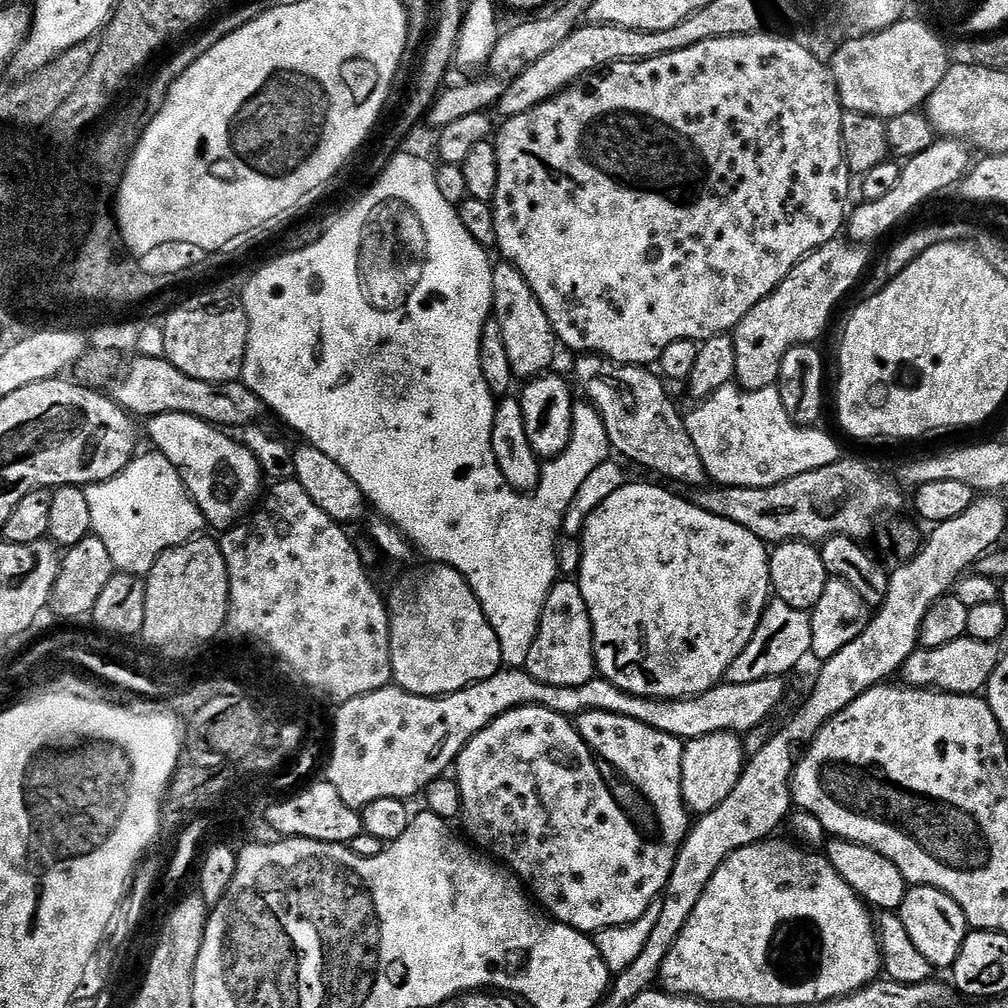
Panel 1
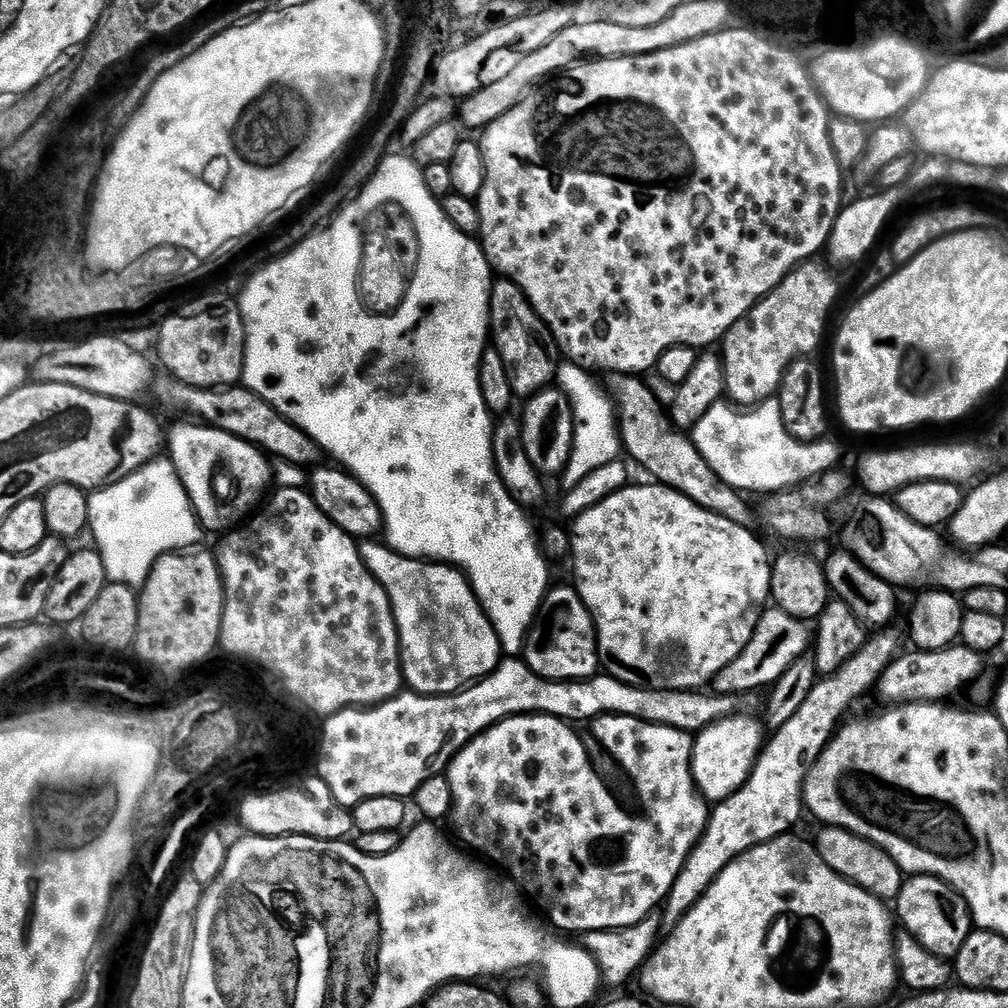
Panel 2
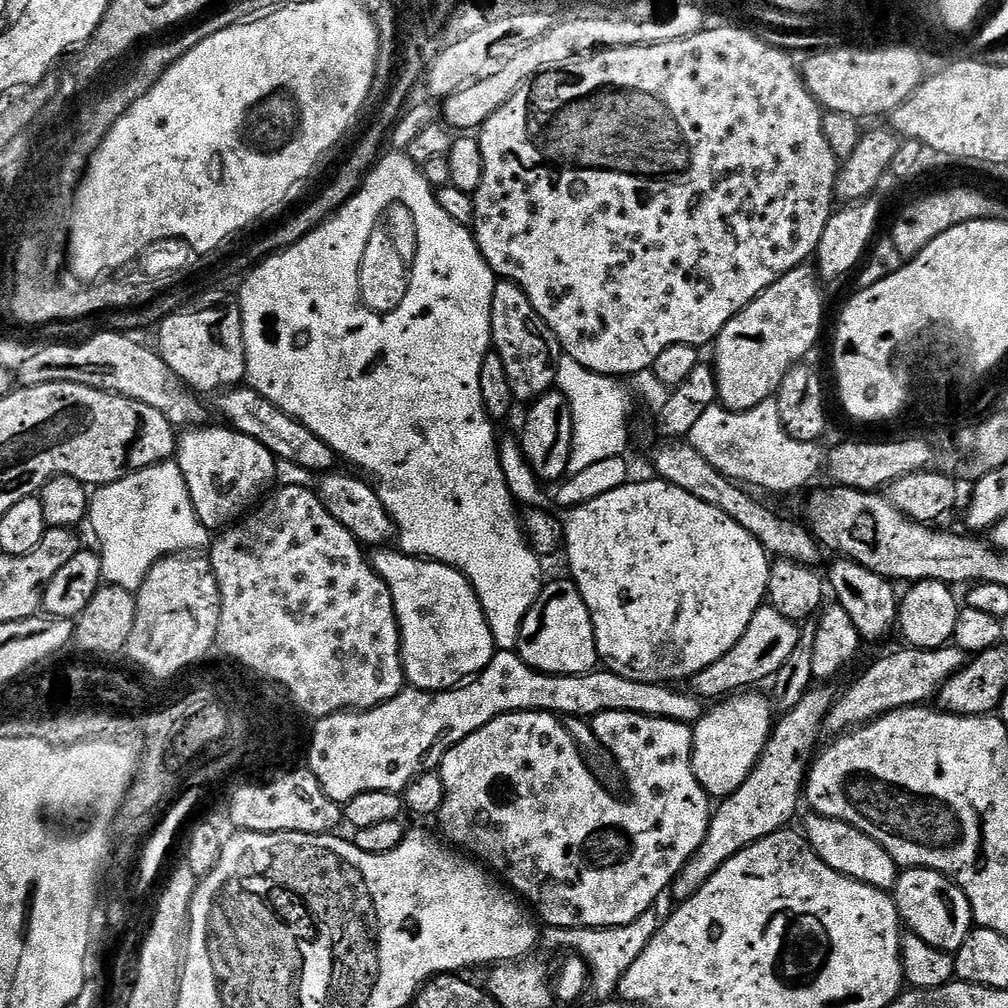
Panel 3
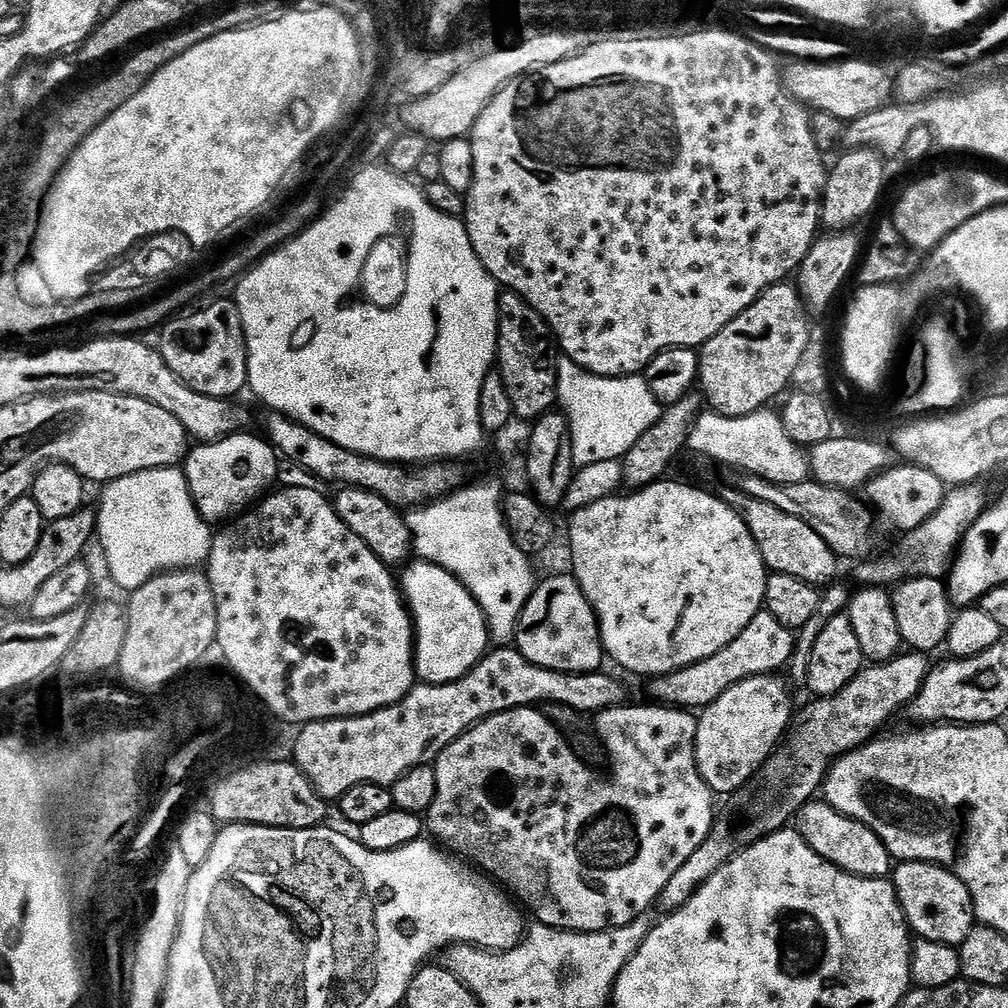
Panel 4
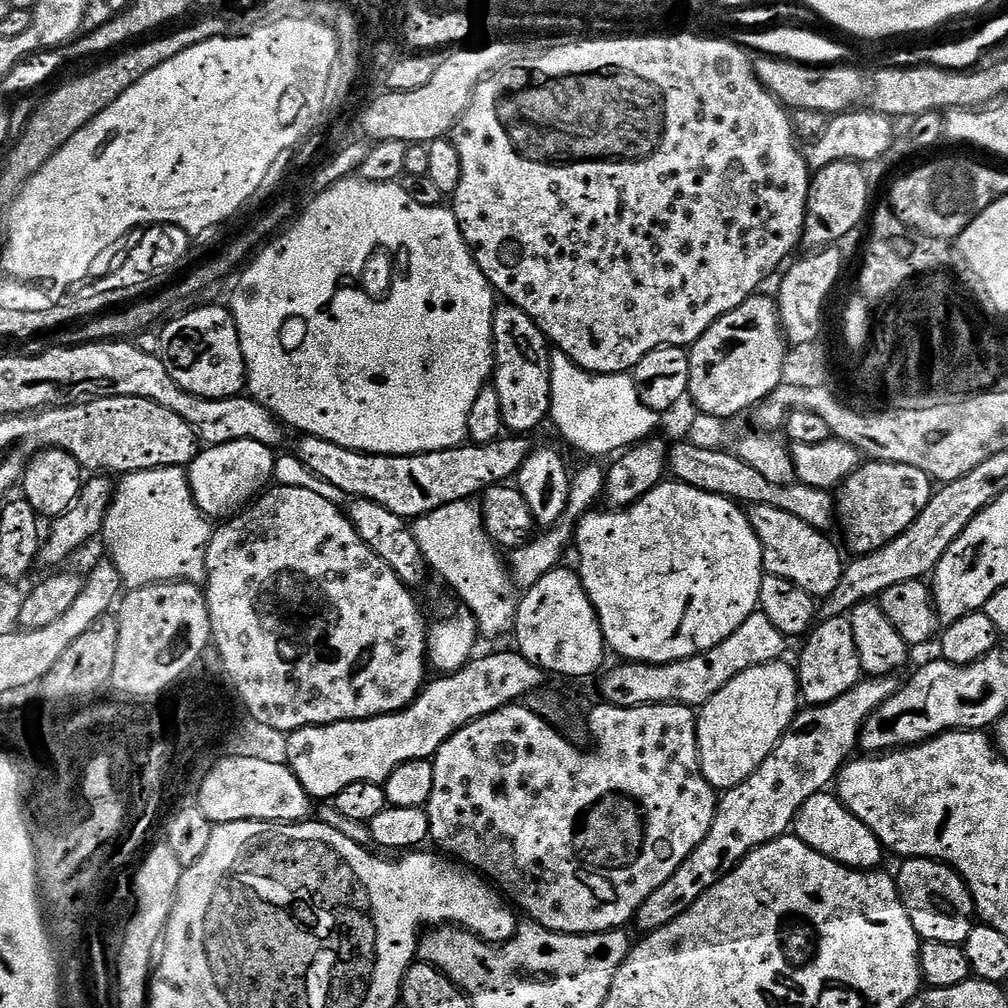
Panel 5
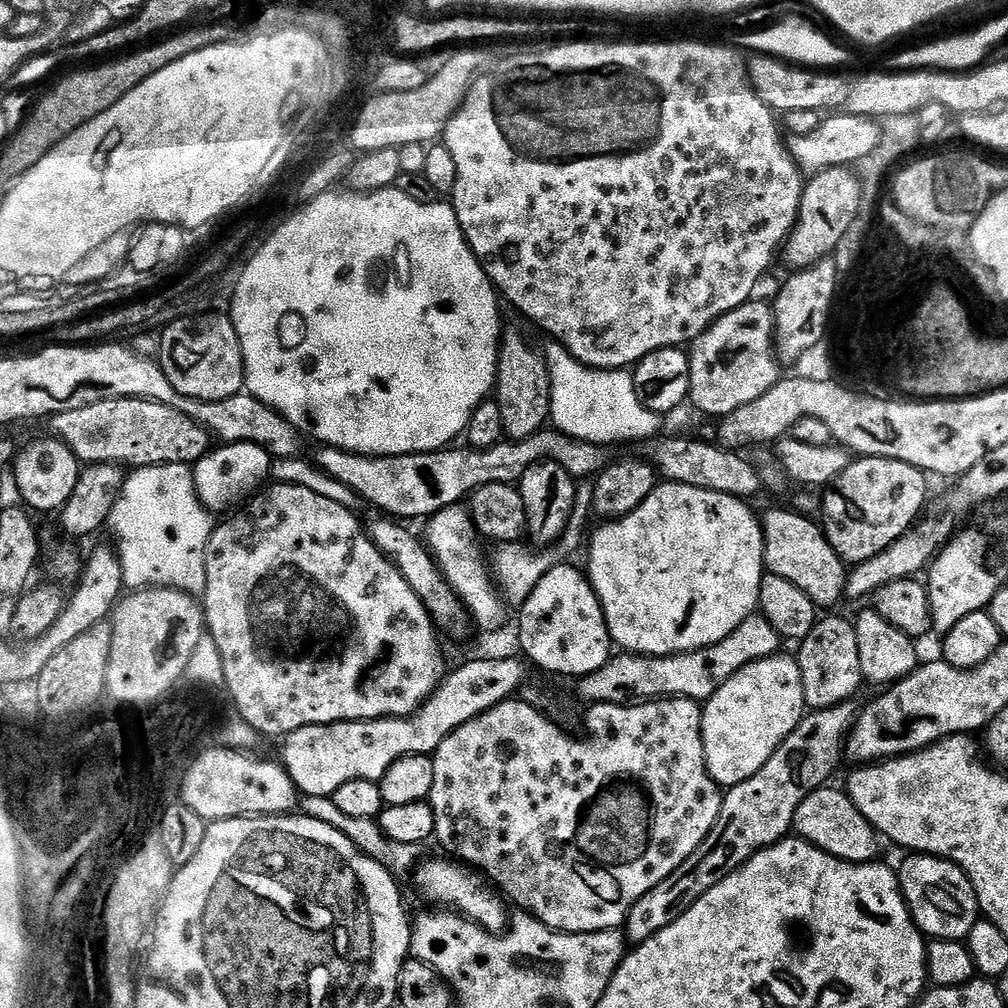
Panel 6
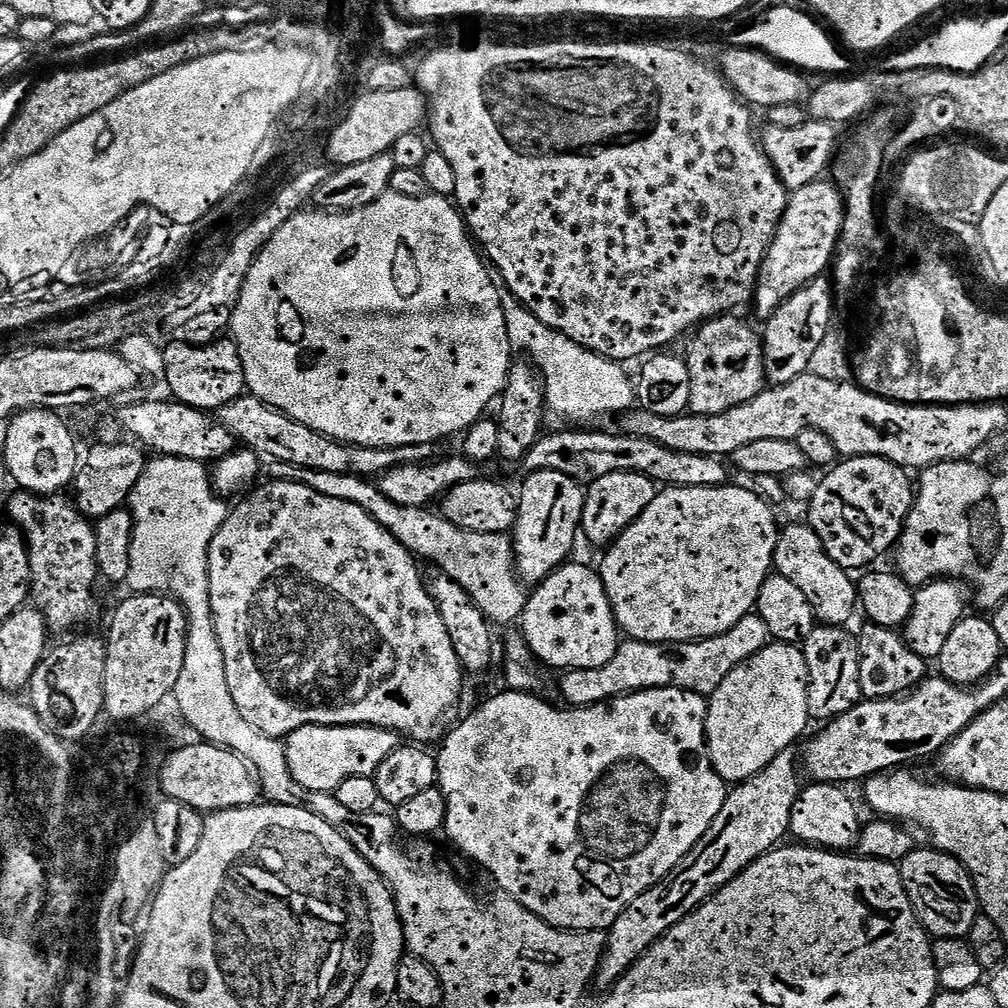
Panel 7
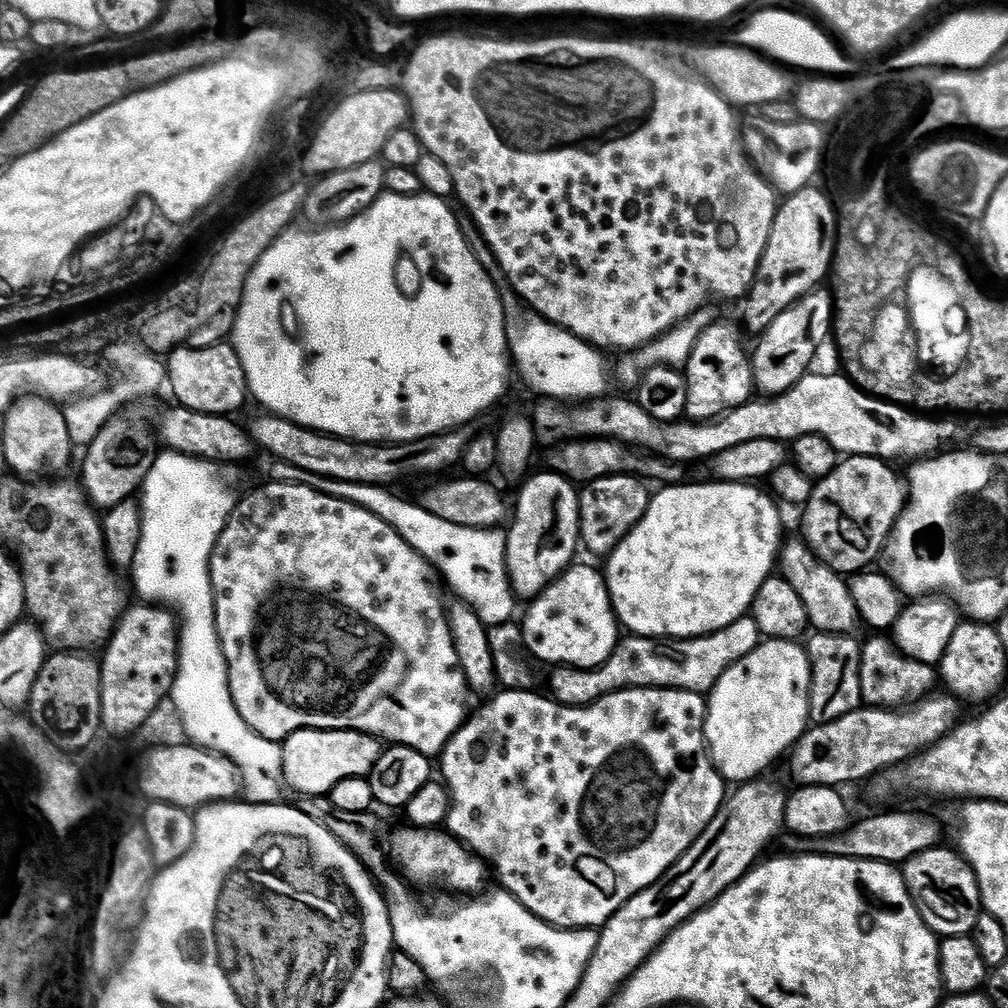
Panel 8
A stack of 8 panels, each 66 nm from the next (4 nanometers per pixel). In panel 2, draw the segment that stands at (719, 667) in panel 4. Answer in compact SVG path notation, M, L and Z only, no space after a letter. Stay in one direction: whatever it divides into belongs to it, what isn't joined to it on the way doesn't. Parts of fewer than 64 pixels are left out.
M765 607L750 642L746 642L746 650L742 650L742 654L738 654L730 666L723 668L714 677L715 691L721 696L740 698L743 692L752 692L755 688L767 689L782 678L788 667L803 657L809 648L810 628L805 621L786 614L778 607Z

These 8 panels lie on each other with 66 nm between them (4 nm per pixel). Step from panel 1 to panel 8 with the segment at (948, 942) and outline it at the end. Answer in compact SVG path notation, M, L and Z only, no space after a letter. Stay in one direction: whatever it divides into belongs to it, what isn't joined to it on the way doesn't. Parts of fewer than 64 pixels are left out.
M937 846L917 856L911 856L902 865L908 892L937 937L966 936L972 933L982 911L980 887L968 861L959 851Z

